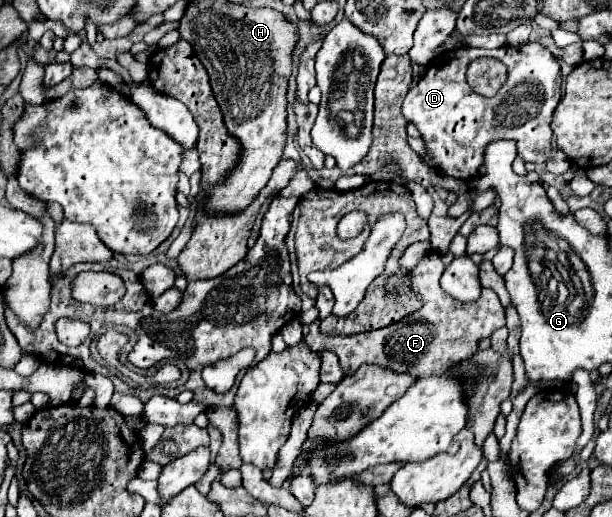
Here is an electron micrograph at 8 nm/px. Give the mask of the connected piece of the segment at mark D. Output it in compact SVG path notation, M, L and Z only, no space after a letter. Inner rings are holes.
M532 42L518 48L502 46L498 50L468 48L436 56L422 80L406 94L402 114L420 130L428 156L434 168L440 168L446 176L470 180L478 176L478 168L484 162L484 146L490 140L512 138L518 142L518 154L526 162L546 162L552 146L552 114L560 98L560 66L550 50ZM492 56L508 66L508 82L498 90L494 98L476 94L466 82L466 66L480 58Z

